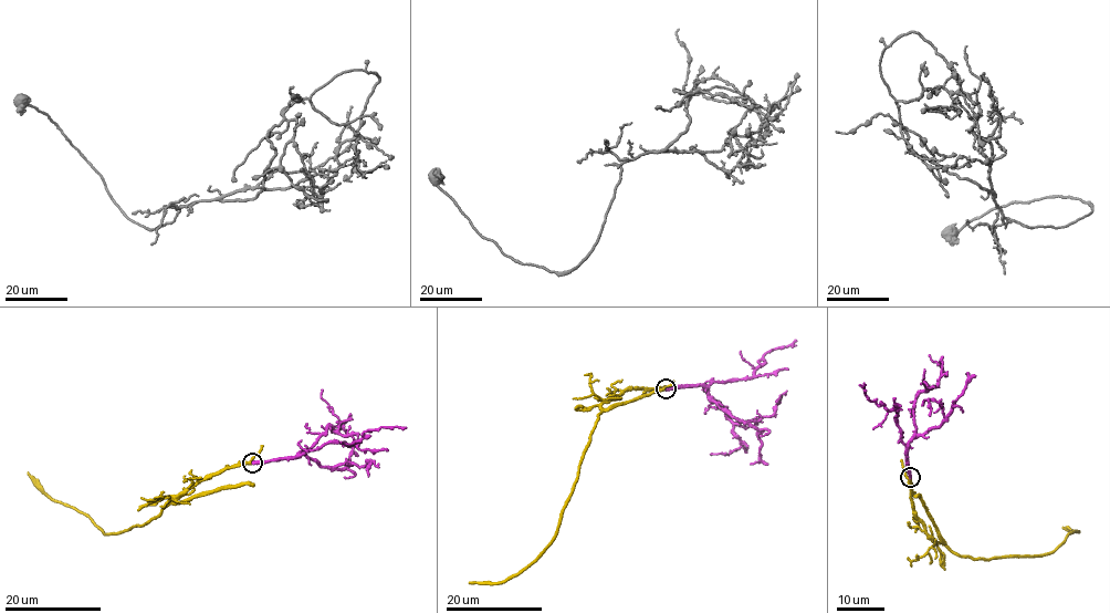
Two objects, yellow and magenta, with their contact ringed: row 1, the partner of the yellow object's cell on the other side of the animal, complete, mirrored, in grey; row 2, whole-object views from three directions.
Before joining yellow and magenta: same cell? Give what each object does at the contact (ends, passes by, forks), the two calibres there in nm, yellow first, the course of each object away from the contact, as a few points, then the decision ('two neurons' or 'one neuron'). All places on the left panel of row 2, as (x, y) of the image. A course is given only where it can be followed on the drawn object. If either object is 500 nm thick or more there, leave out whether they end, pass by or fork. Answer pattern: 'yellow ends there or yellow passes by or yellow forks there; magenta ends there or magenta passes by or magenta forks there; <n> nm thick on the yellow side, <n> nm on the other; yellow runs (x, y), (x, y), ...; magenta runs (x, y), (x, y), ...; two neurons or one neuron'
yellow passes by; magenta ends there; 320 nm thick on the yellow side, 340 nm on the other; yellow runs (251, 461), (211, 474), (171, 496), (159, 515), (140, 527), (108, 534), (90, 517), (38, 488), (28, 473); magenta runs (253, 461), (293, 458), (311, 447), (327, 428), (341, 428), (342, 424), (322, 396), (322, 390); one neuron

